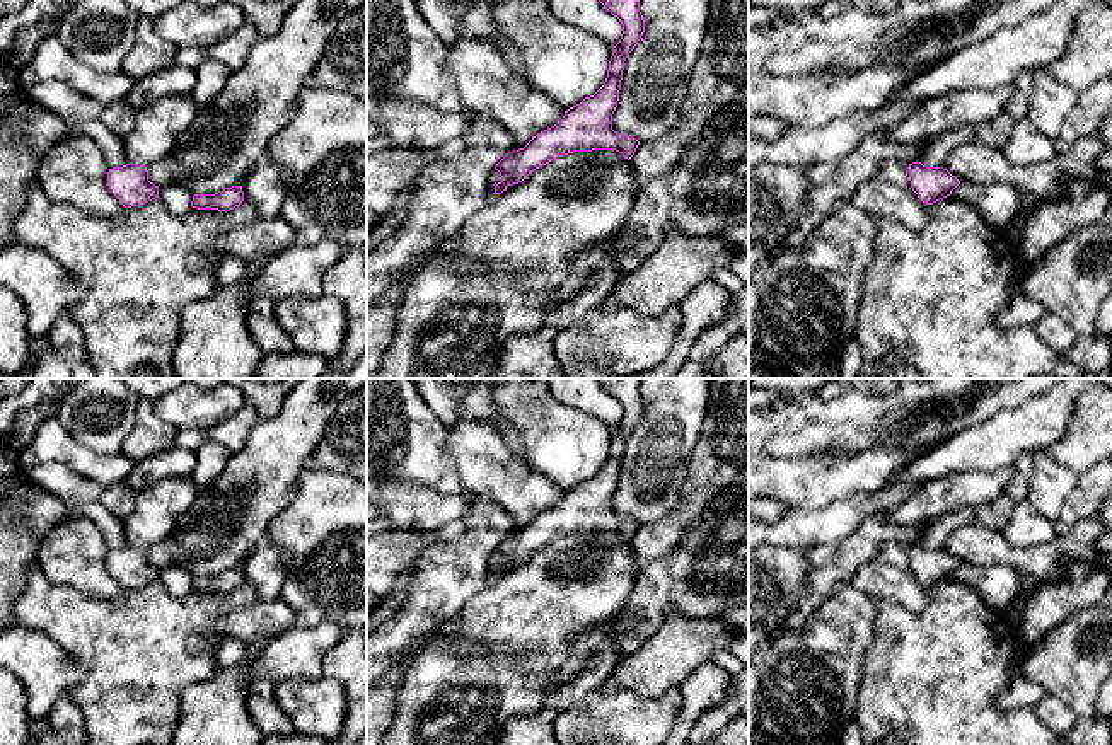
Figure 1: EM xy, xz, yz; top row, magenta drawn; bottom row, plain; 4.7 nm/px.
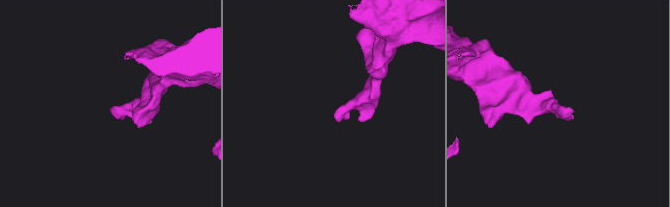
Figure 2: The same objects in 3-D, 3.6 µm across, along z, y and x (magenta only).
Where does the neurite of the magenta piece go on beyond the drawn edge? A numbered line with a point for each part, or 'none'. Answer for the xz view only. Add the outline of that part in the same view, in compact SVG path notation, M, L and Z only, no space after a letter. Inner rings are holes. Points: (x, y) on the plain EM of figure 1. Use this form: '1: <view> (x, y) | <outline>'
none

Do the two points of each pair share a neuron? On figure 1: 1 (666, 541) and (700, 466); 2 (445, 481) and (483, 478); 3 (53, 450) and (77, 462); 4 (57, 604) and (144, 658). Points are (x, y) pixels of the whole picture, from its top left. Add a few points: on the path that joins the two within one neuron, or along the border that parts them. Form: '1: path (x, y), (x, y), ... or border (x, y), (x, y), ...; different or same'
1: path (676, 522), (693, 503), (700, 485); same
2: border (445, 442), (461, 483), (476, 495); different
3: path (58, 450), (65, 450), (72, 457); same
4: path (79, 624), (121, 646); same

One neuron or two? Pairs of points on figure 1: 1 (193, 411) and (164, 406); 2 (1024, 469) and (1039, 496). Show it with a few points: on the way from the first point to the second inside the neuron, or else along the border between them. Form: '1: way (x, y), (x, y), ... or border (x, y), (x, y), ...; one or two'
1: way (186, 408), (171, 408); one
2: border (1036, 454), (1032, 490), (1025, 498); two

